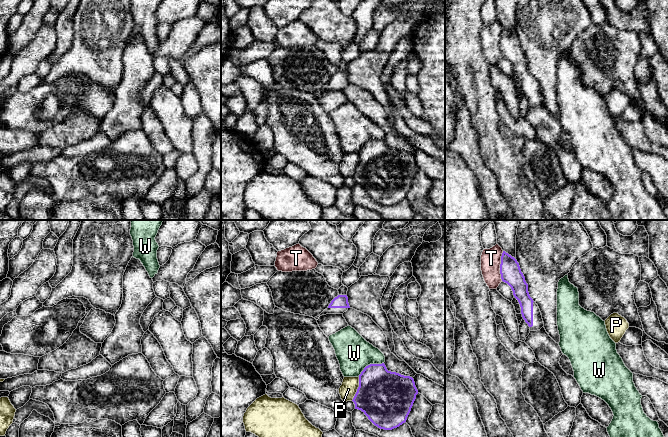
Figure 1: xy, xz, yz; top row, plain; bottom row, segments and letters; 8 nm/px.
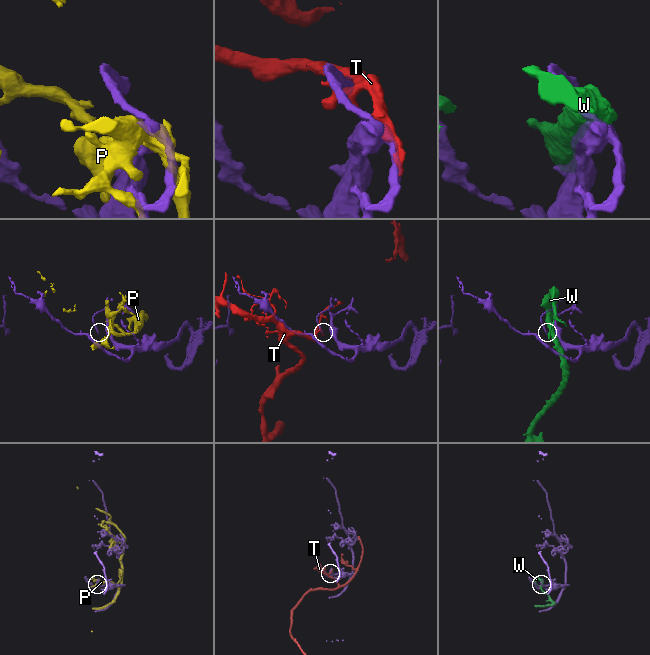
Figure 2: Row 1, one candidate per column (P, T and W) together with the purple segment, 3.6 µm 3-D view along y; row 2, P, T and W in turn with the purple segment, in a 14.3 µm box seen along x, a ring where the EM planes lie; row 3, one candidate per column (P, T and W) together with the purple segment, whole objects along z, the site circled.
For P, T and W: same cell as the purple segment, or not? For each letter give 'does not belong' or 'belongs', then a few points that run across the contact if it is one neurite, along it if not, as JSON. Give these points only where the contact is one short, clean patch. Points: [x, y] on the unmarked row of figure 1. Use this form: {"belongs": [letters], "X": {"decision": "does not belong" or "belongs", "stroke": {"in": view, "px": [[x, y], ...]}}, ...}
{"belongs": [], "P": {"decision": "does not belong"}, "T": {"decision": "does not belong"}, "W": {"decision": "does not belong"}}

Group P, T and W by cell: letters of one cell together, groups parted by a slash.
P / T / W

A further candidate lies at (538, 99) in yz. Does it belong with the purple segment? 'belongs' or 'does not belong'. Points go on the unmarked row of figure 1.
belongs

